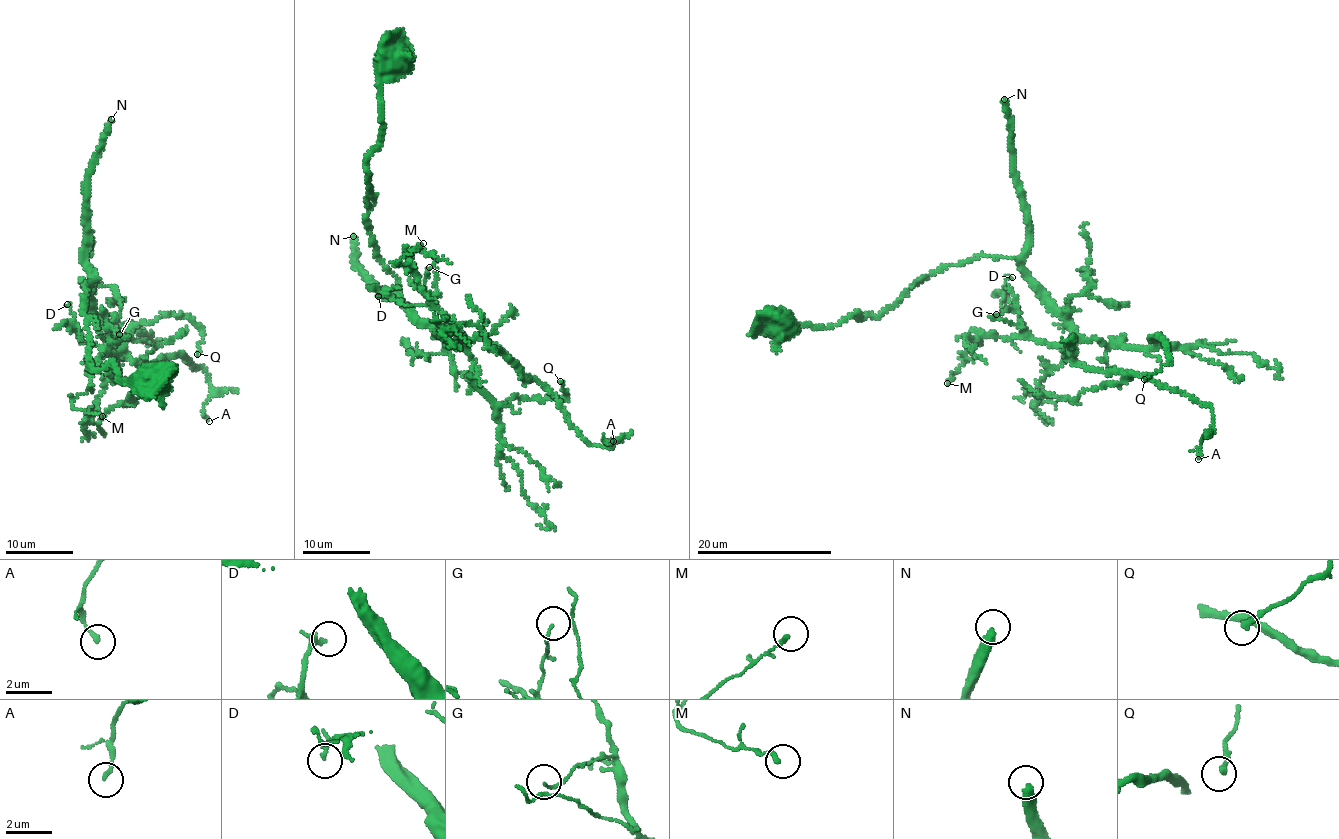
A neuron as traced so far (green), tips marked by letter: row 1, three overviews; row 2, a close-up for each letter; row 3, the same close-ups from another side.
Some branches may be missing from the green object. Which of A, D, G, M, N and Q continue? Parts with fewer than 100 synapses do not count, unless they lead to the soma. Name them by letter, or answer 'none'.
N

